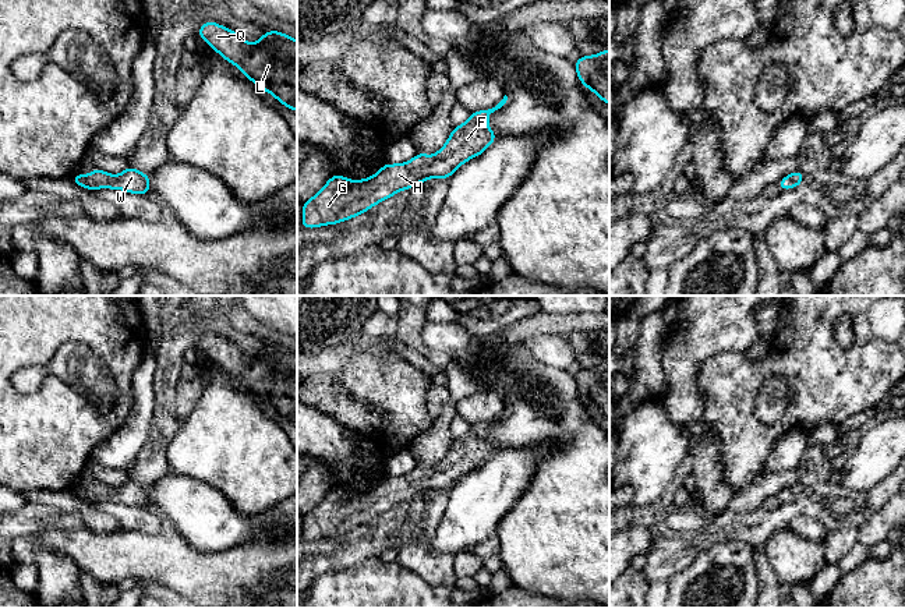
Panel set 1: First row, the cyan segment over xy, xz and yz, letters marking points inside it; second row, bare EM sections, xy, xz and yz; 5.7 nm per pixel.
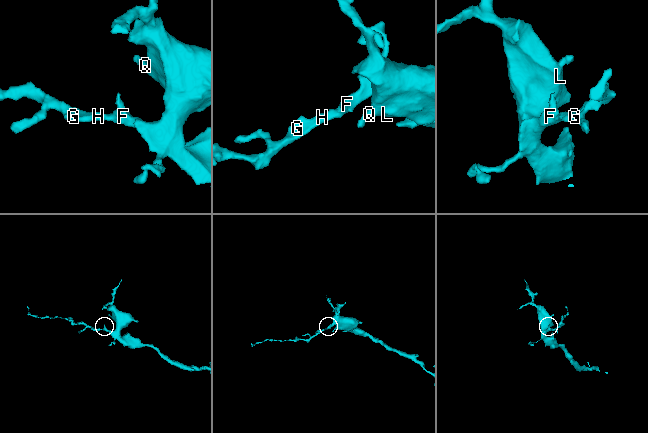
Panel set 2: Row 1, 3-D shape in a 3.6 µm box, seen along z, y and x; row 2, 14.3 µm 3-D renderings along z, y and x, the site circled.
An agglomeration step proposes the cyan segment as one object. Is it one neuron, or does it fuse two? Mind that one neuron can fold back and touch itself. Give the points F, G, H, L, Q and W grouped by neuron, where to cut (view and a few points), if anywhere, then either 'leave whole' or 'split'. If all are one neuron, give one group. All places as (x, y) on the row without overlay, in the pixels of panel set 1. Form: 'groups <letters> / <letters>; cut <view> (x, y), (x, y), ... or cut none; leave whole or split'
groups F G H L Q W; cut none; leave whole

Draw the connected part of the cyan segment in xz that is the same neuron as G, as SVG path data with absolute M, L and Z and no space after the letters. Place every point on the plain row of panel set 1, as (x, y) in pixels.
M505 407L495 420L473 424L466 435L452 442L446 456L434 469L417 466L406 476L385 476L378 485L364 492L332 488L303 516L301 537L307 541L336 537L367 524L399 503L410 502L417 495L431 489L449 491L464 474L480 469L496 452L488 439L488 430L506 413Z

